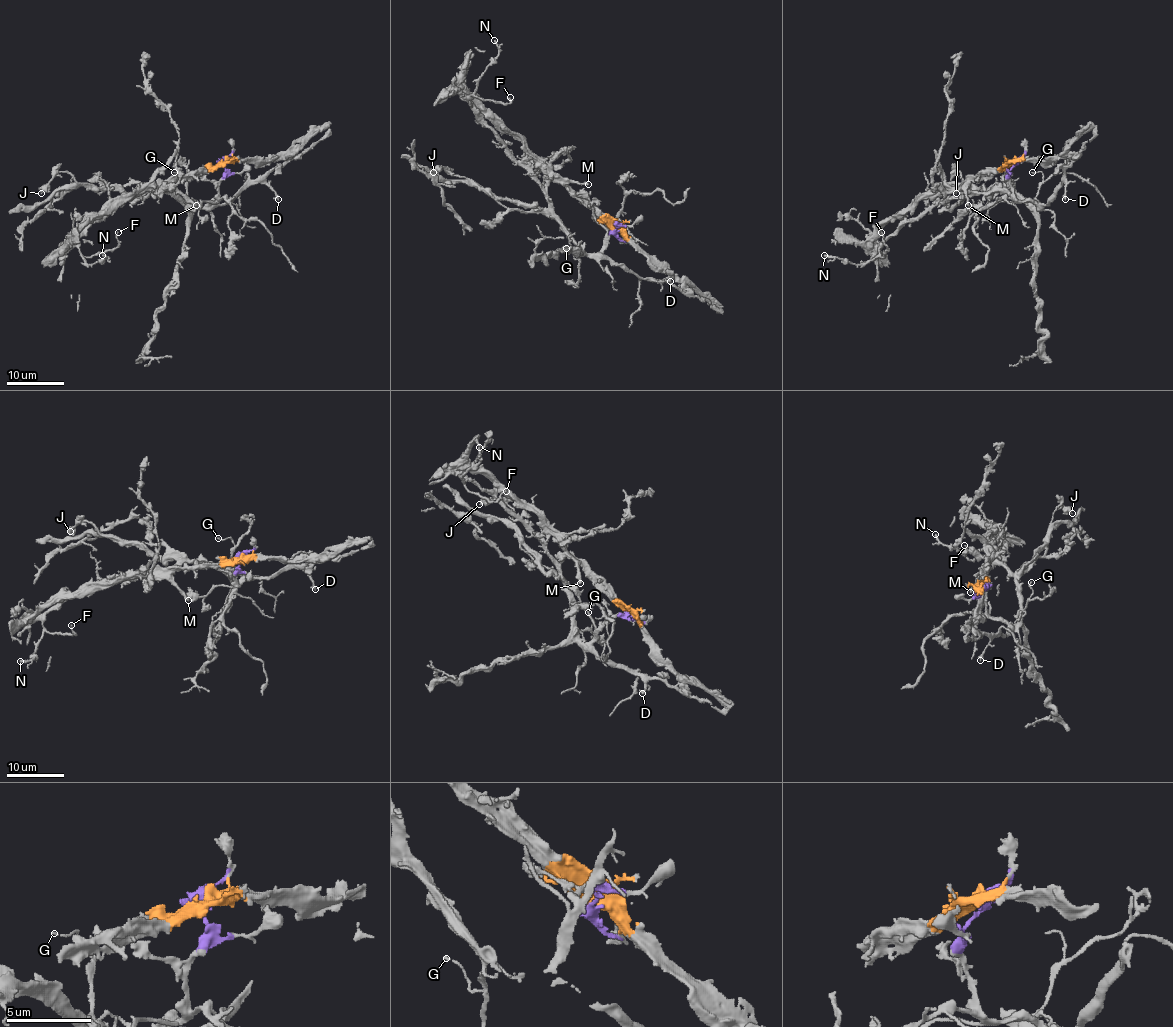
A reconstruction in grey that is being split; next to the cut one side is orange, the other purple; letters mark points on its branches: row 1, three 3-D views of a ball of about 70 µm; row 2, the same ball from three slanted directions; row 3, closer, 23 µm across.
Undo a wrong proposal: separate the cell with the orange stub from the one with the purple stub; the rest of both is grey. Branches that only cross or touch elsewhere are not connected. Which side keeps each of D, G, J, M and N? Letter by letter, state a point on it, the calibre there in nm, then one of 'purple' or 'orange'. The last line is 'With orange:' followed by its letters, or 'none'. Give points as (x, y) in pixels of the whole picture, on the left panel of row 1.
D: (278, 199) | 200 nm | purple
G: (174, 172) | 110 nm | purple
J: (41, 193) | 100 nm | purple
M: (196, 205) | 260 nm | orange
N: (102, 255) | 200 nm | purple
With orange: M

